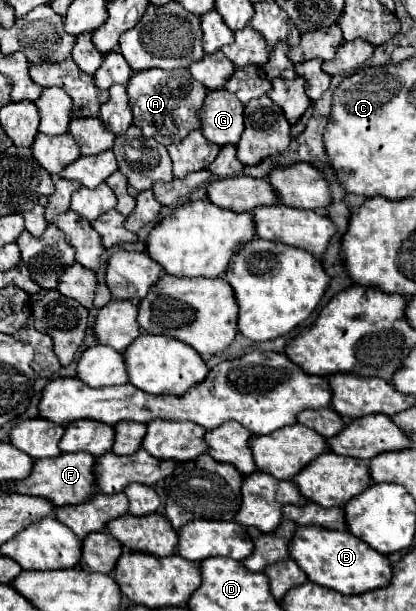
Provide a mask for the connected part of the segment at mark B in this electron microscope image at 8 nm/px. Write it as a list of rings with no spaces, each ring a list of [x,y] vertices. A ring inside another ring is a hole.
[[[298,527],[290,543],[290,557],[298,567],[308,575],[316,585],[334,589],[344,595],[366,593],[372,589],[386,587],[392,579],[392,567],[386,555],[376,553],[370,545],[364,545],[358,537],[352,537],[348,531],[330,531],[320,527]]]

